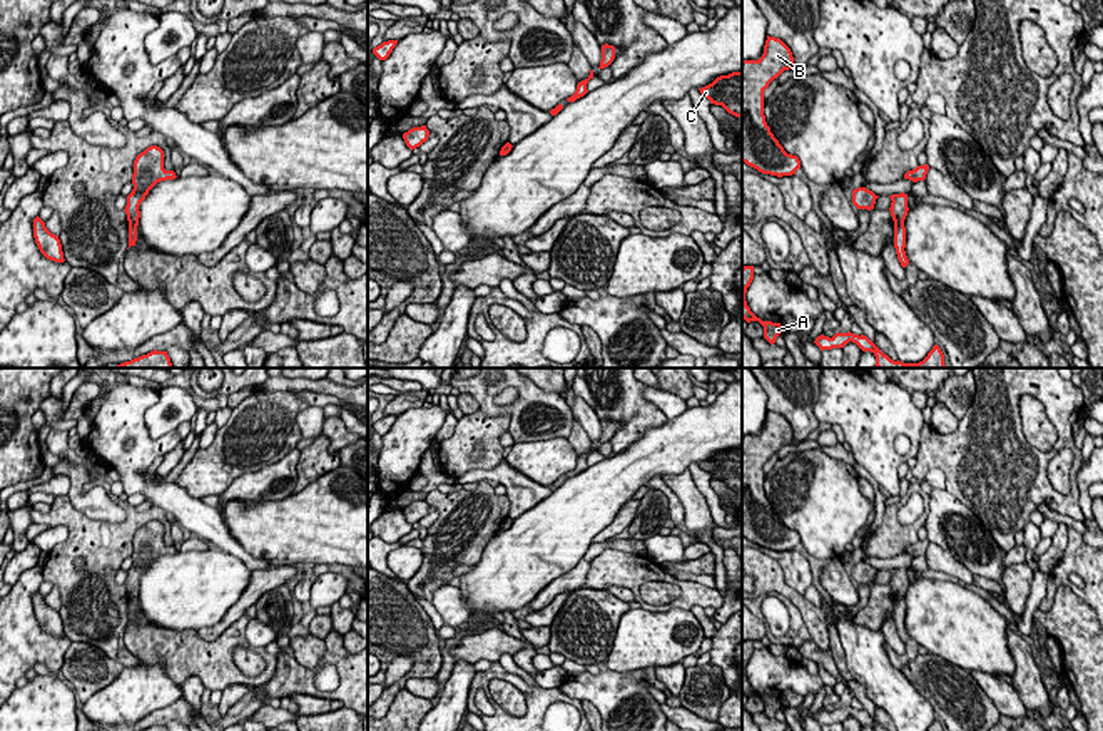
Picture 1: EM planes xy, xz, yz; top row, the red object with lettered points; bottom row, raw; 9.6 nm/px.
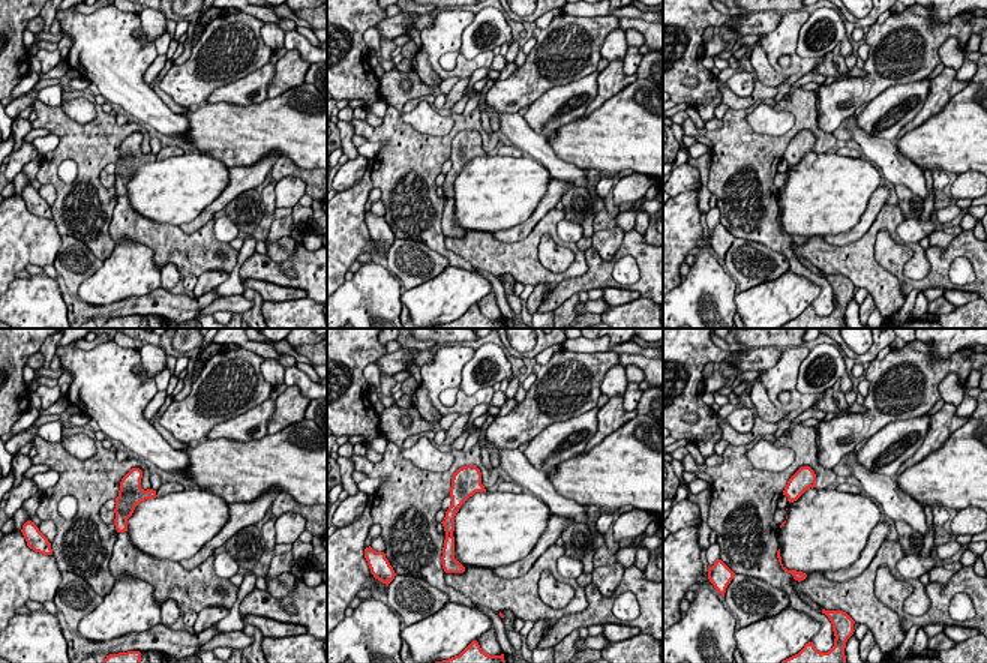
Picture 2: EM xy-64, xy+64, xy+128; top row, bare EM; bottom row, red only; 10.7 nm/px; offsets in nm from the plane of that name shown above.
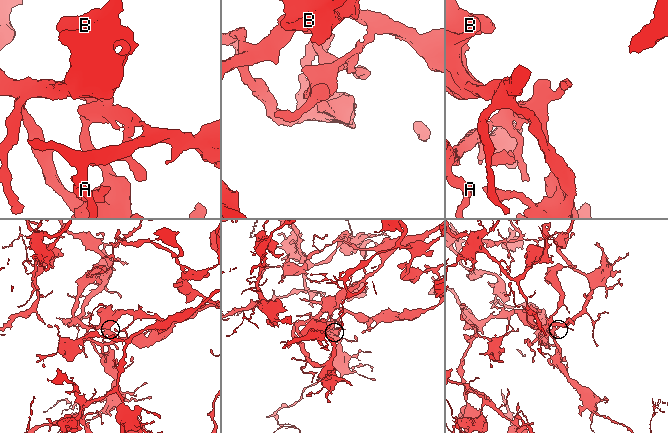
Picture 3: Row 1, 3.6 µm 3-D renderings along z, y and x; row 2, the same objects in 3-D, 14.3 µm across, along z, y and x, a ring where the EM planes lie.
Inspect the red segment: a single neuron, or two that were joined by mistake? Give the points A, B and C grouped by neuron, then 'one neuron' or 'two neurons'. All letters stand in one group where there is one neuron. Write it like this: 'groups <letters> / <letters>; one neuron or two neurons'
groups A C / B; two neurons

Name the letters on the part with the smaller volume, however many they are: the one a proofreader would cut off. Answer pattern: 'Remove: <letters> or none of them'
Remove: A, C

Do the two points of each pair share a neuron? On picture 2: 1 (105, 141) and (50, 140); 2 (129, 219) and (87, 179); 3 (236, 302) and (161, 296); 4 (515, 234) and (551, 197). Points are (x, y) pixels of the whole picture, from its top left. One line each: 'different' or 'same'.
1: different
2: different
3: different
4: same

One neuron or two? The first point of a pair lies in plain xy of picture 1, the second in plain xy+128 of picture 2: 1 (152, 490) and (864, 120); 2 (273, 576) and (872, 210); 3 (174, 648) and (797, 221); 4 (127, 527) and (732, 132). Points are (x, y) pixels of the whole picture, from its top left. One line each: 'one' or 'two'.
1: two
2: one
3: two
4: one

